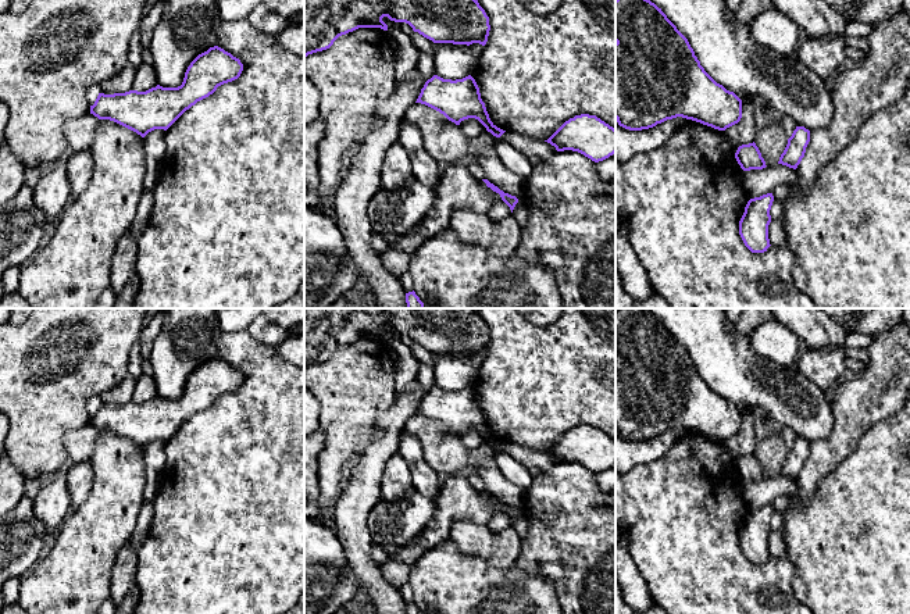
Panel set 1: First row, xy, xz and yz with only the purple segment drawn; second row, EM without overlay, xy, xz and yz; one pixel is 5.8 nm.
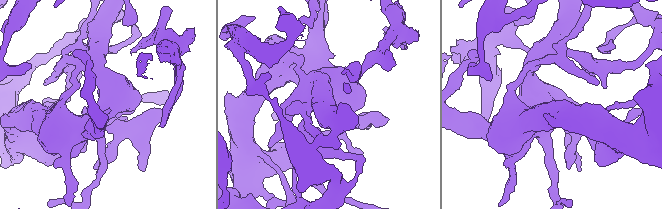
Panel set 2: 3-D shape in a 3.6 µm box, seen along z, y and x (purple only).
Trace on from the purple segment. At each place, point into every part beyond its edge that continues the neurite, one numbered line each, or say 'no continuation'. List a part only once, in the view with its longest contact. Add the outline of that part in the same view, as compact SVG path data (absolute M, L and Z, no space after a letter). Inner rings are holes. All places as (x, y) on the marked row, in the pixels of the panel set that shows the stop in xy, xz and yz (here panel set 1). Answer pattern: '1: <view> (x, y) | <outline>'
no continuation

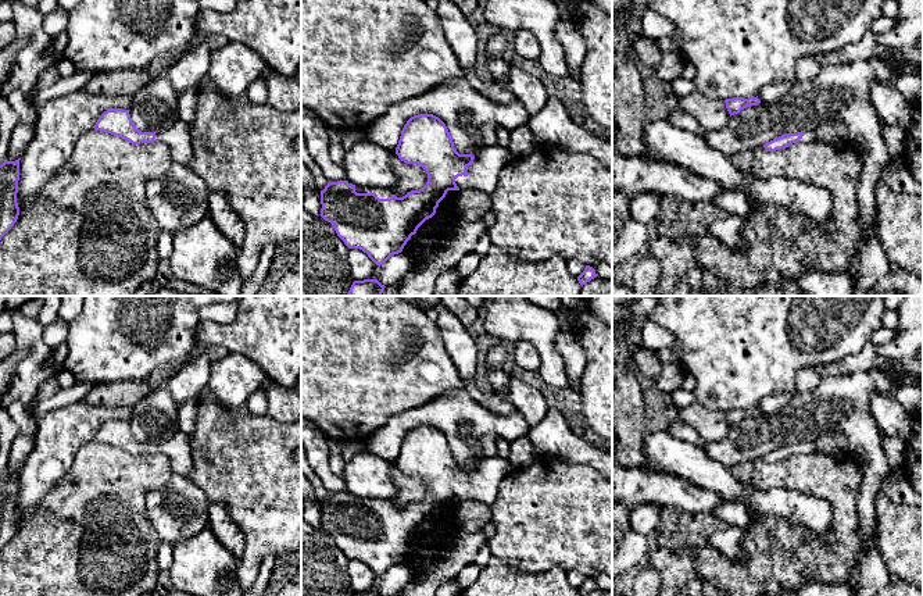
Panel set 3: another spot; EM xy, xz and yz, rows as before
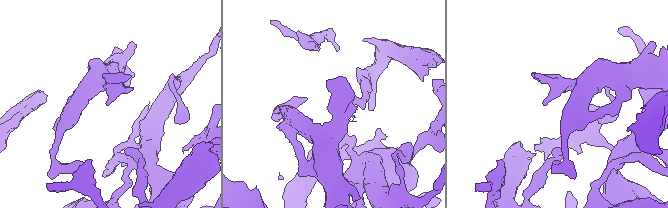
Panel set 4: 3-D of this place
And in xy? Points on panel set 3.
1: xy (176, 138) | M178 119L171 128L155 132L154 143L164 143L171 150L173 163L185 167L190 165L193 157L193 143L189 131L189 124Z

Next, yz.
1: yz (808, 136) | M805 131L798 143L811 143L813 140L816 140L815 131Z

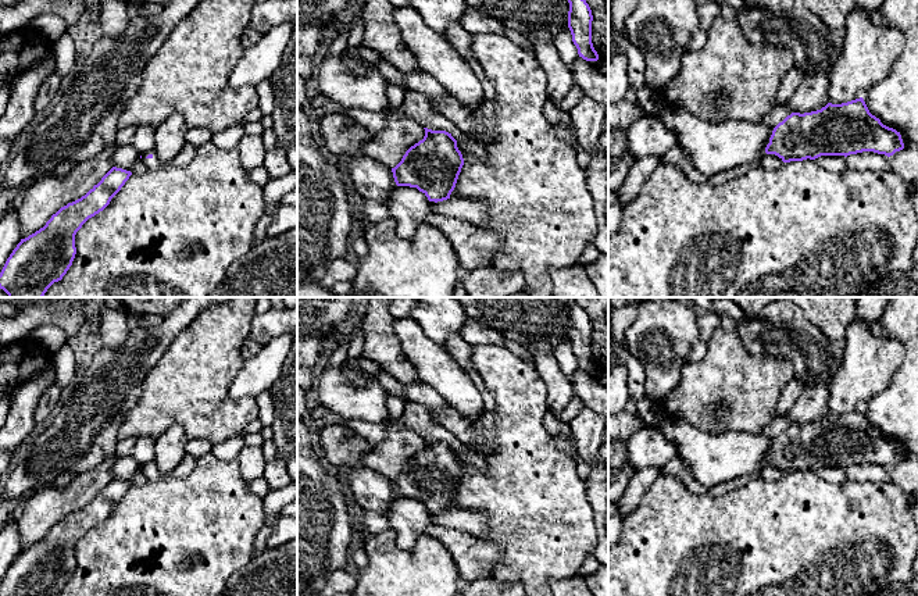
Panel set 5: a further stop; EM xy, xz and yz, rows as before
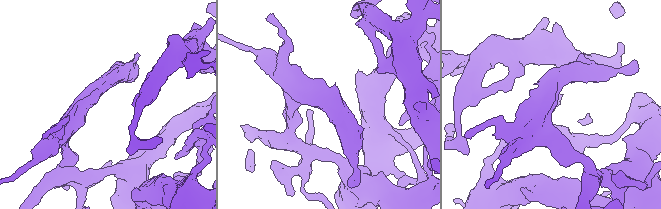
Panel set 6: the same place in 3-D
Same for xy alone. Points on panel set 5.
1: xy (186, 154) | M185 143L183 149L179 151L176 157L174 157L169 163L164 164L157 160L154 149L142 154L142 163L147 168L147 171L154 171L157 167L171 167L171 168L183 168L192 163L196 156L197 147L190 143Z

